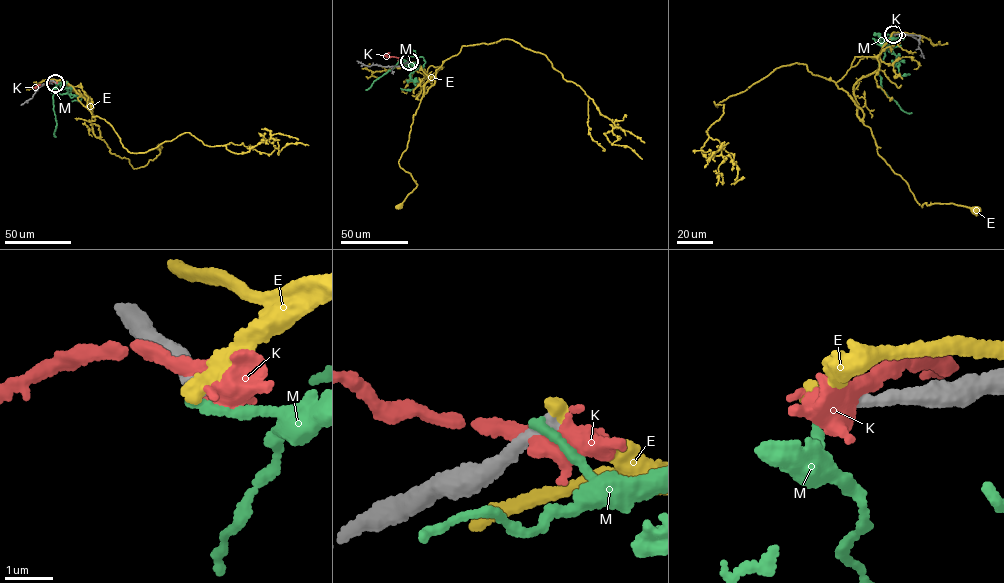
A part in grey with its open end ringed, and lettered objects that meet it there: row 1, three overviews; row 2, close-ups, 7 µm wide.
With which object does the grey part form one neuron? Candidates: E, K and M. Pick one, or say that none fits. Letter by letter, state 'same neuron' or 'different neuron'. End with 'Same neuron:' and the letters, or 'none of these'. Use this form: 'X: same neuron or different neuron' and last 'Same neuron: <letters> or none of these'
E: different neuron
K: different neuron
M: different neuron
Same neuron: none of these

